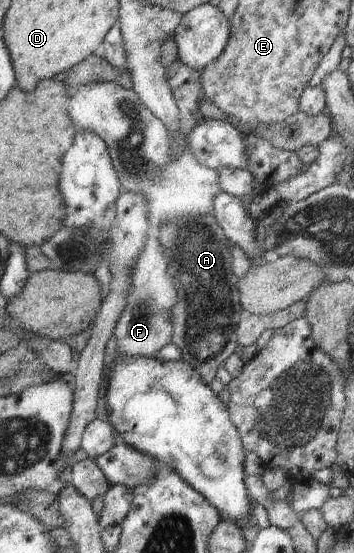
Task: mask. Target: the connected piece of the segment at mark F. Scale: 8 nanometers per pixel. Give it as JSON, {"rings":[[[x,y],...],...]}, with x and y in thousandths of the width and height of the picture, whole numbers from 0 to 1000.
{"rings":[[[444,421],[427,423],[412,436],[407,458],[373,490],[373,523],[325,595],[333,642],[342,646],[441,646],[489,617],[492,580],[486,568],[503,552],[503,523],[475,494],[480,479]]]}

